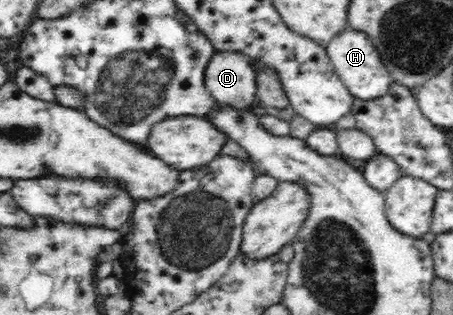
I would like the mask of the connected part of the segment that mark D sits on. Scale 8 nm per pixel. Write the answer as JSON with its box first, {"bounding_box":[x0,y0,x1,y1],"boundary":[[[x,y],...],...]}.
{"bounding_box":[204,50,256,108],"boundary":[[[215,50],[205,67],[204,85],[216,101],[240,108],[256,105],[255,73],[245,53]]]}

